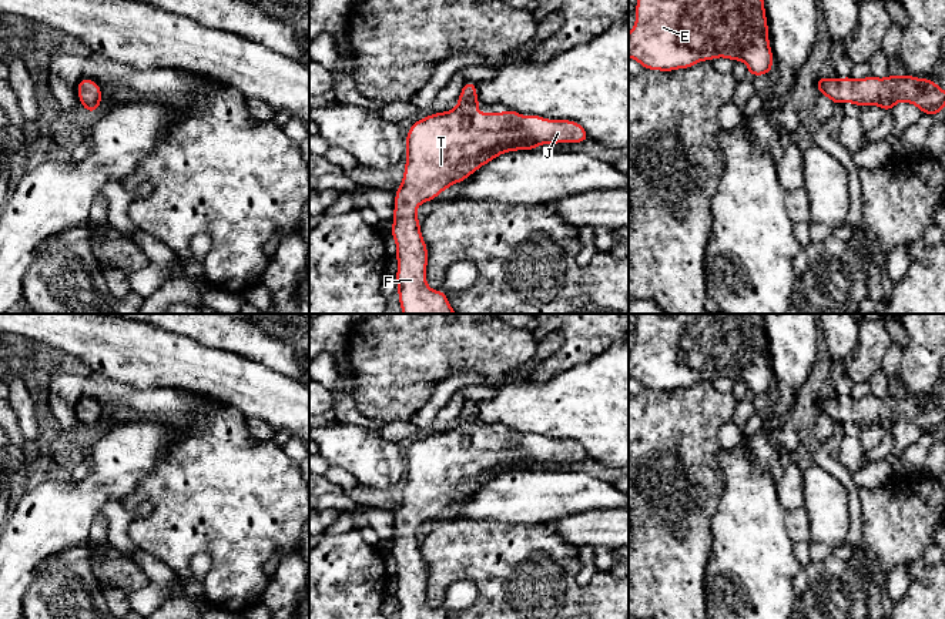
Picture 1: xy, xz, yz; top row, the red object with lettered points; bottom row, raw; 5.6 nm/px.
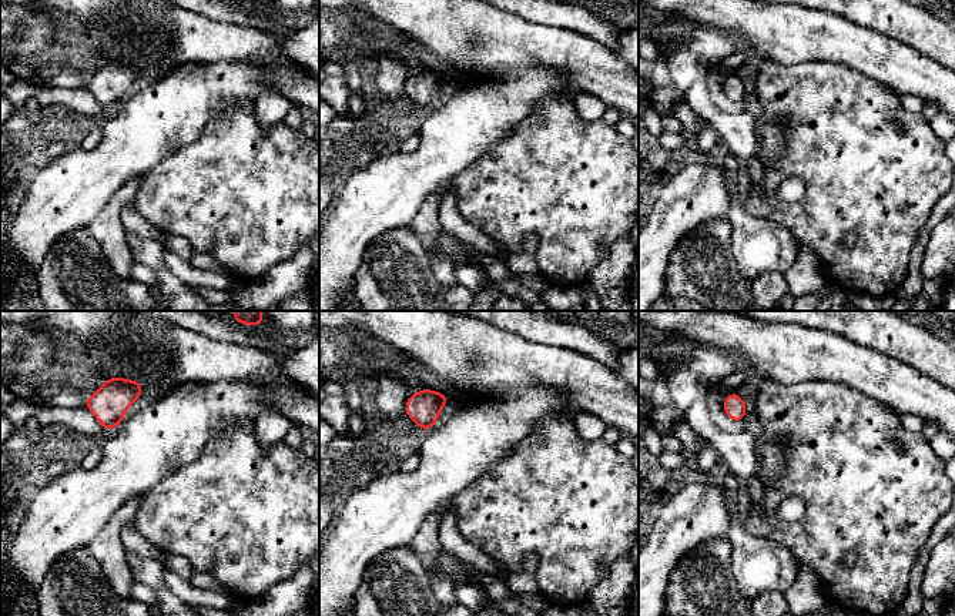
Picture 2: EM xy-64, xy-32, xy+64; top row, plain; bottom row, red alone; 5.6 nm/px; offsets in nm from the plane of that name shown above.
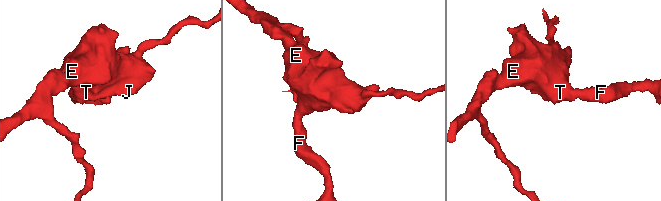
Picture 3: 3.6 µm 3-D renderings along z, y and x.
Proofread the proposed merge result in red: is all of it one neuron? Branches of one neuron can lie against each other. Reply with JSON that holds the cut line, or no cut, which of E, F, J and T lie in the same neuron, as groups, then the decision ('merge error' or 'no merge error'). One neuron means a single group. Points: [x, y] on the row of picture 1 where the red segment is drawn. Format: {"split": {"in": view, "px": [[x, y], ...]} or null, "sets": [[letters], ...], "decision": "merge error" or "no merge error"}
{"split": null, "sets": [["E", "F", "J", "T"]], "decision": "no merge error"}

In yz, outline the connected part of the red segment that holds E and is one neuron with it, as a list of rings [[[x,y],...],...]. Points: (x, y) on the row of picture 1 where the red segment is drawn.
[[[637,0],[636,13],[629,57],[643,68],[673,71],[725,57],[744,61],[753,77],[771,74],[774,58],[764,0]]]

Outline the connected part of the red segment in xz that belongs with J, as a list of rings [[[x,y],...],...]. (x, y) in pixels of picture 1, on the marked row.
[[[465,81],[458,106],[453,110],[436,114],[432,113],[430,116],[415,121],[406,134],[406,167],[402,184],[395,193],[396,205],[392,218],[393,227],[389,232],[396,241],[395,257],[398,260],[398,272],[395,278],[398,281],[399,304],[403,314],[456,314],[446,298],[446,291],[430,290],[426,284],[428,245],[422,238],[419,217],[415,211],[418,205],[435,200],[448,187],[465,181],[482,165],[490,163],[503,153],[536,150],[539,144],[584,143],[590,140],[584,127],[577,121],[547,120],[535,114],[523,117],[513,110],[506,110],[503,113],[476,113],[475,108],[479,104],[482,103],[476,96],[476,83]]]

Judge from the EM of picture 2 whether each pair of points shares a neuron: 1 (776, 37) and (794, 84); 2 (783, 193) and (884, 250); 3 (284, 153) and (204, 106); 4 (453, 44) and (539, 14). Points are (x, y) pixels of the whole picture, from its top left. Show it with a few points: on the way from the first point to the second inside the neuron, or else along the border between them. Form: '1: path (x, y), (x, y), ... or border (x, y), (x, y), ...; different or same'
1: border (766, 59), (783, 64), (820, 62); different
2: border (804, 181), (787, 177), (778, 186), (774, 196); different
3: border (251, 106), (231, 106), (223, 110), (197, 140); different
4: border (516, 14), (536, 23), (559, 27); different

